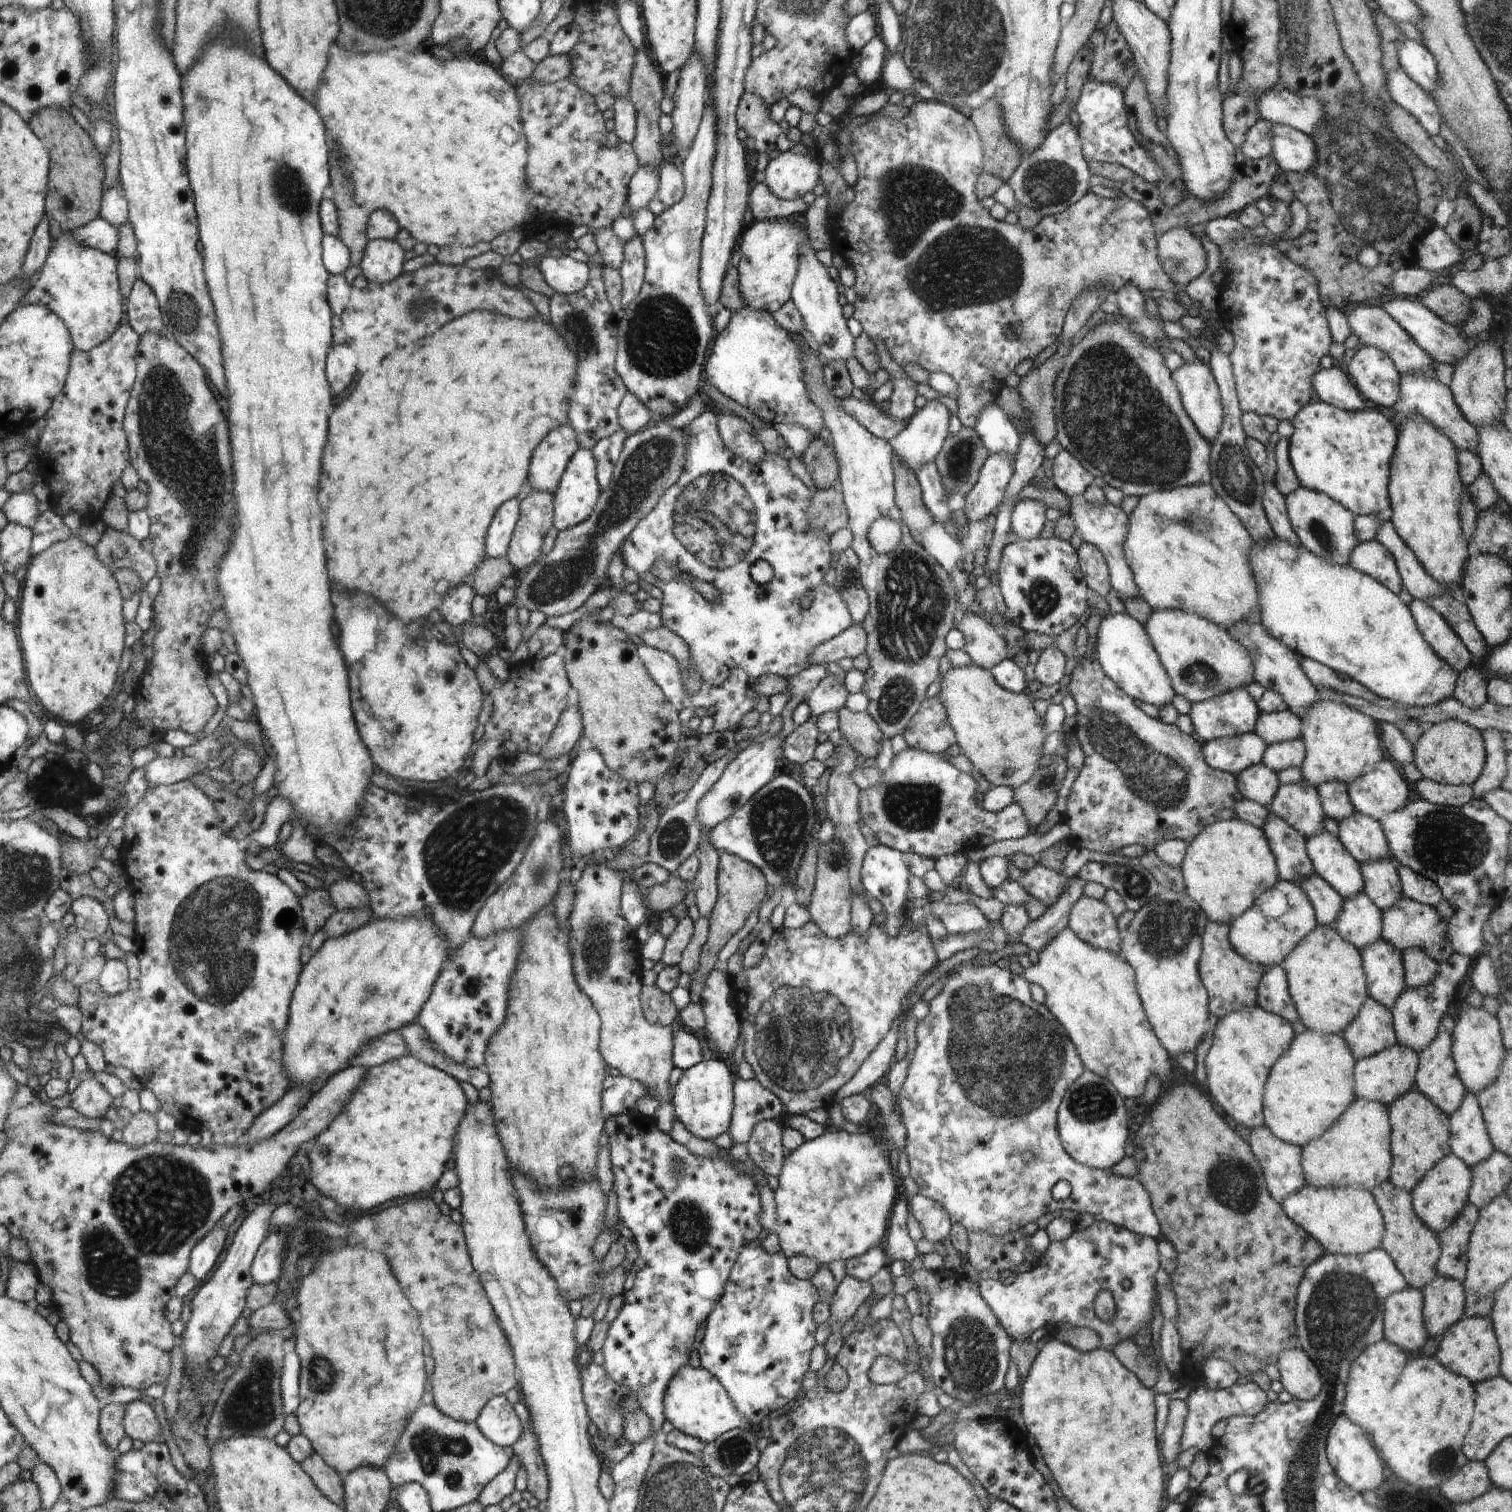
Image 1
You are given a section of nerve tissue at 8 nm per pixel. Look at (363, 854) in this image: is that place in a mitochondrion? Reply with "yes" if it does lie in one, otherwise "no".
no

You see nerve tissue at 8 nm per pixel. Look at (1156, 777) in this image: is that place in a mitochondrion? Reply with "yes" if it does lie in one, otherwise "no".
yes

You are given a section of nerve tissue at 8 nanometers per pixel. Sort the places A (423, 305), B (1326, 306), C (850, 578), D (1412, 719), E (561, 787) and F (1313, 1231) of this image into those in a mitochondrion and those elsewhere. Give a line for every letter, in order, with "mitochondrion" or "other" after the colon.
A: mitochondrion
B: other
C: mitochondrion
D: other
E: other
F: other

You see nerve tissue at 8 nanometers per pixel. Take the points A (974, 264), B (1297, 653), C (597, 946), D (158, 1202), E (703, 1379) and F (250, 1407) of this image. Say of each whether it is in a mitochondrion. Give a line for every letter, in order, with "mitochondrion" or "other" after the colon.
A: mitochondrion
B: other
C: mitochondrion
D: mitochondrion
E: other
F: mitochondrion

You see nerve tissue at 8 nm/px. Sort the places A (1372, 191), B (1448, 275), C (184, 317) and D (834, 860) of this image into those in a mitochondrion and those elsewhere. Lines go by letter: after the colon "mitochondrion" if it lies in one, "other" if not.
A: mitochondrion
B: other
C: mitochondrion
D: mitochondrion

